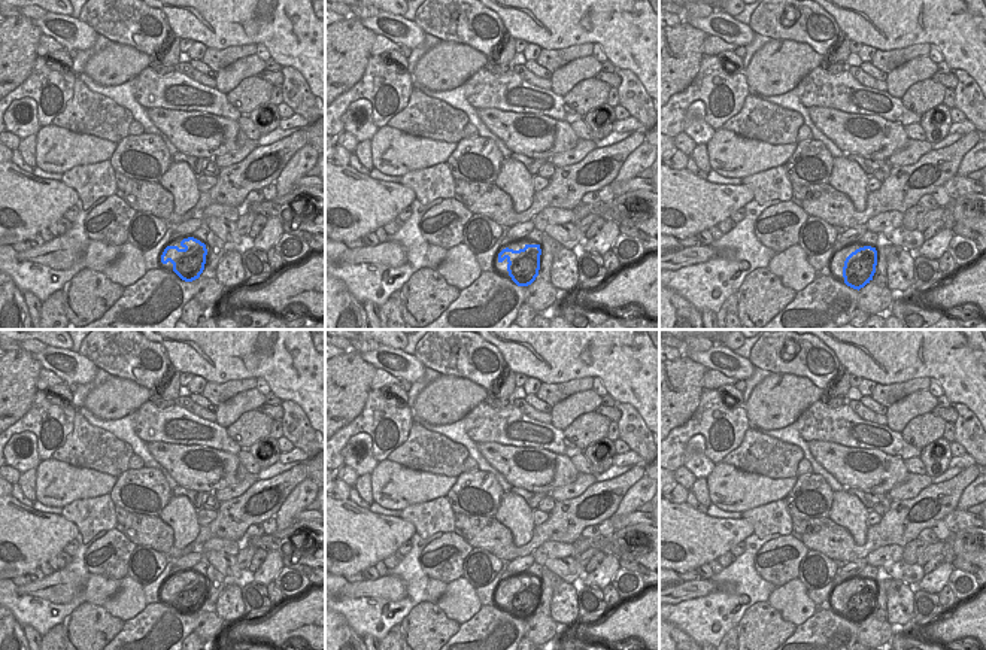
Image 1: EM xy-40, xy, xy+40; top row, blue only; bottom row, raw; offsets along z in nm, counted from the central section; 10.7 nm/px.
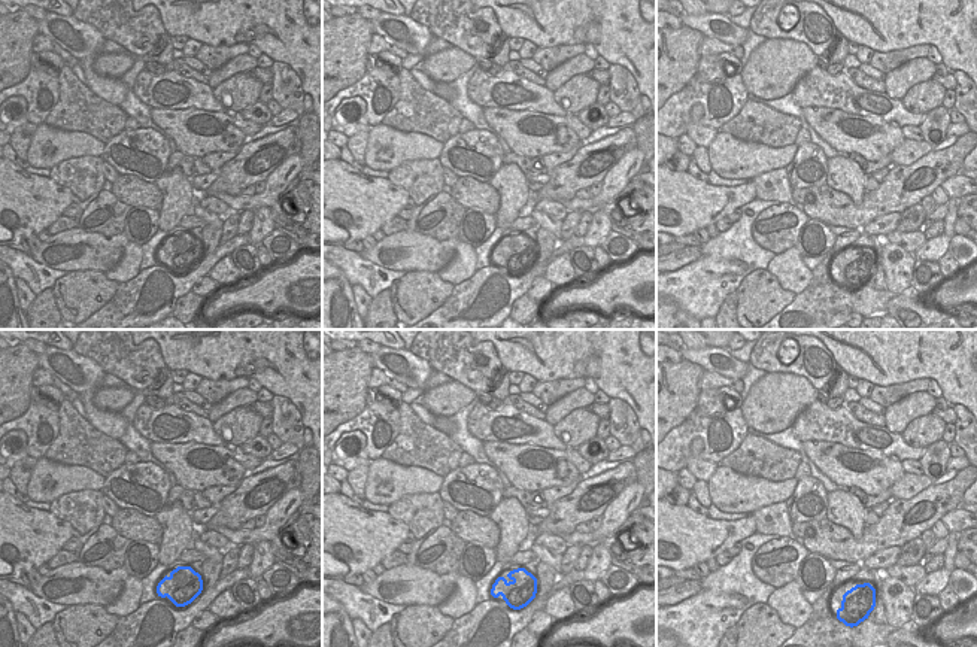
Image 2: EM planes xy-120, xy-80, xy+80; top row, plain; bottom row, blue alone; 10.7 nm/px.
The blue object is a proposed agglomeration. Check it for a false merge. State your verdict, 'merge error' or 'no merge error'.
no merge error

